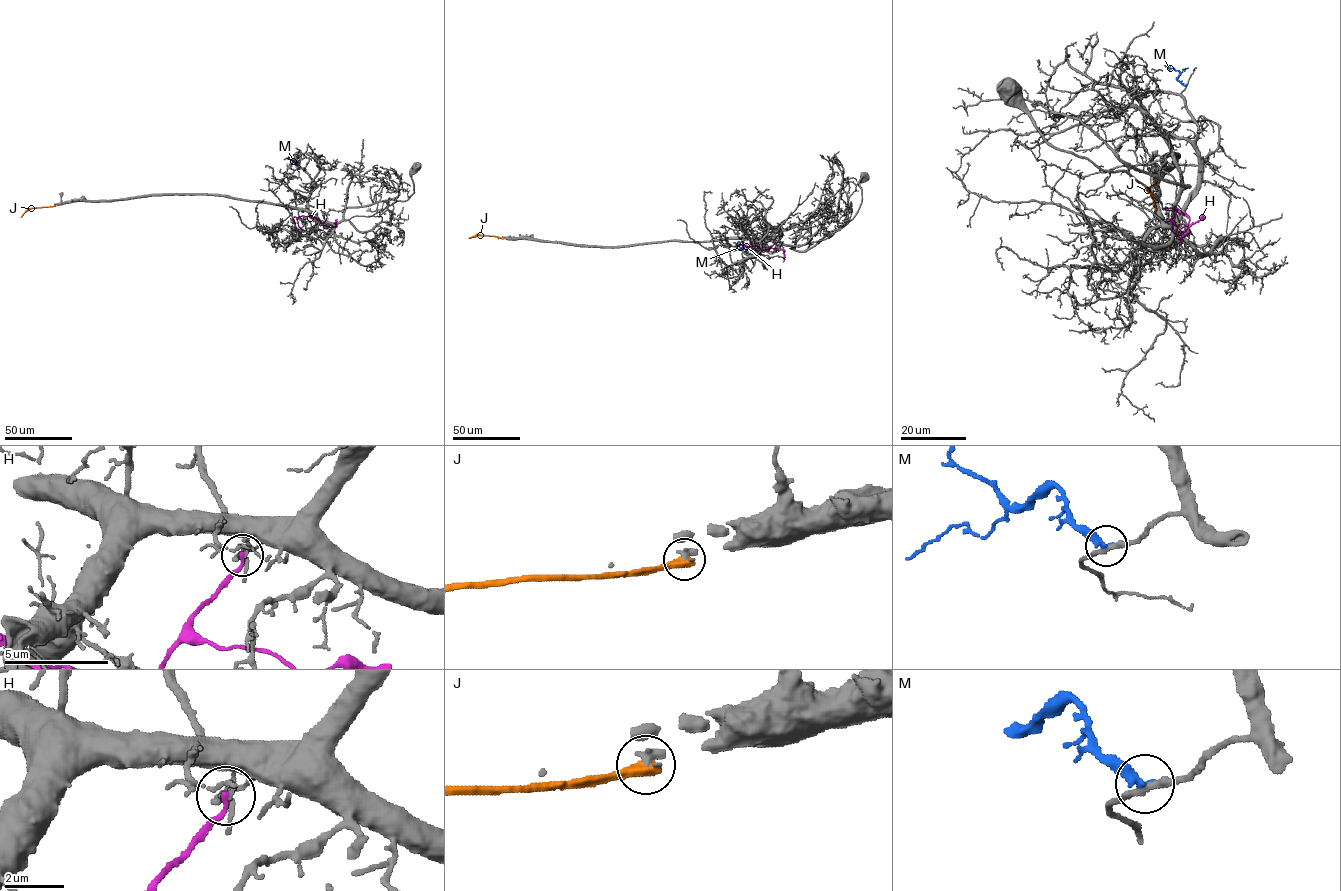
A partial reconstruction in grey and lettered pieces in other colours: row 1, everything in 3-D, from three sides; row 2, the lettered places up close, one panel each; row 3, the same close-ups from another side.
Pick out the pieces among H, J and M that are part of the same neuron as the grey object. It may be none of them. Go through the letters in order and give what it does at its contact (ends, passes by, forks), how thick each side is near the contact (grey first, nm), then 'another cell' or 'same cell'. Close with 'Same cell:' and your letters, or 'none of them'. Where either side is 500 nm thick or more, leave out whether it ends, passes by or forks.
H: it ends there; 90 nm thick on the grey side, 200 nm on the other; another cell
J: 320 nm thick on the grey side, 500 nm on the other; another cell
M: it ends there; 260 nm thick on the grey side, 320 nm on the other; another cell
Same cell: none of them

